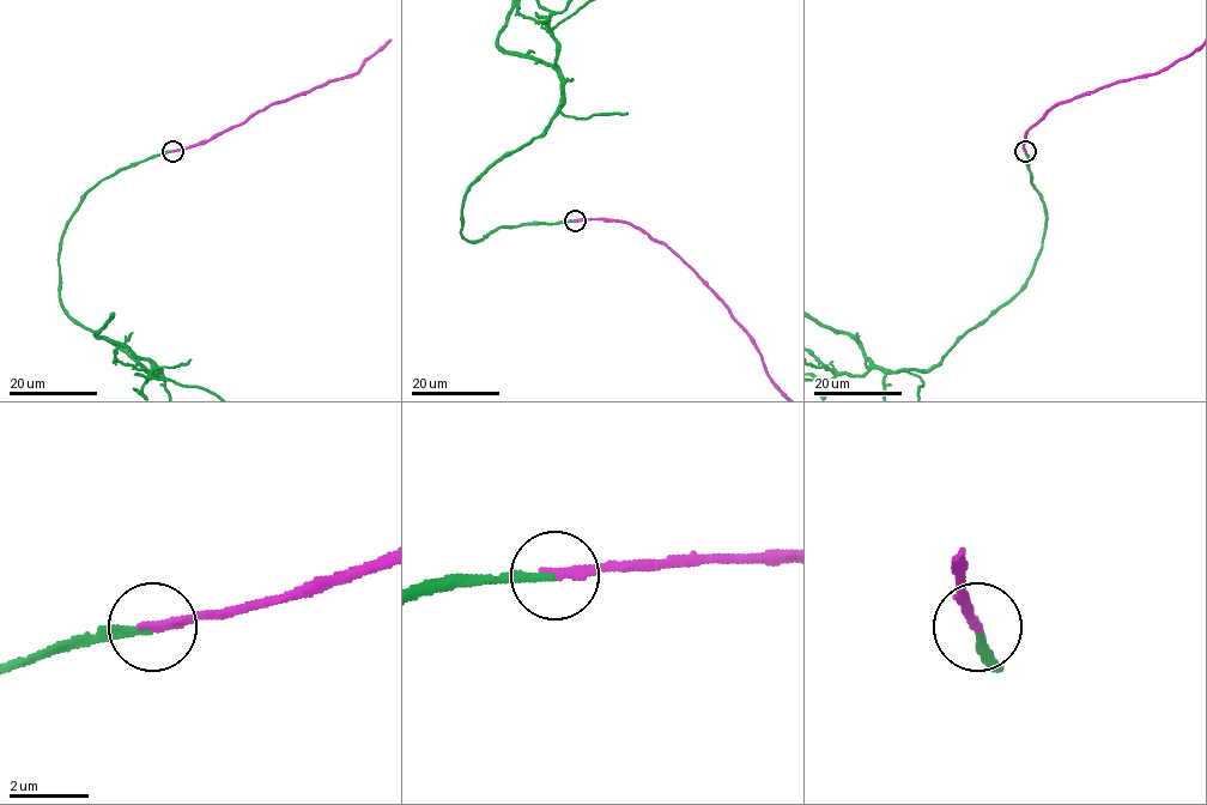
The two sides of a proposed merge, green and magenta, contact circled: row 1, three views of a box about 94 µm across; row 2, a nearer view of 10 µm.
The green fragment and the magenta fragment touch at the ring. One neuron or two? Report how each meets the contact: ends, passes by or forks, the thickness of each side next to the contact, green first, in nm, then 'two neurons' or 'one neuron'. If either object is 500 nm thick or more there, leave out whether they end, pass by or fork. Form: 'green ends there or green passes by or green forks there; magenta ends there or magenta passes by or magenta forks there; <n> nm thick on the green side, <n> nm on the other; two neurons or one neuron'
green ends there; magenta ends there; 190 nm thick on the green side, 240 nm on the other; one neuron

